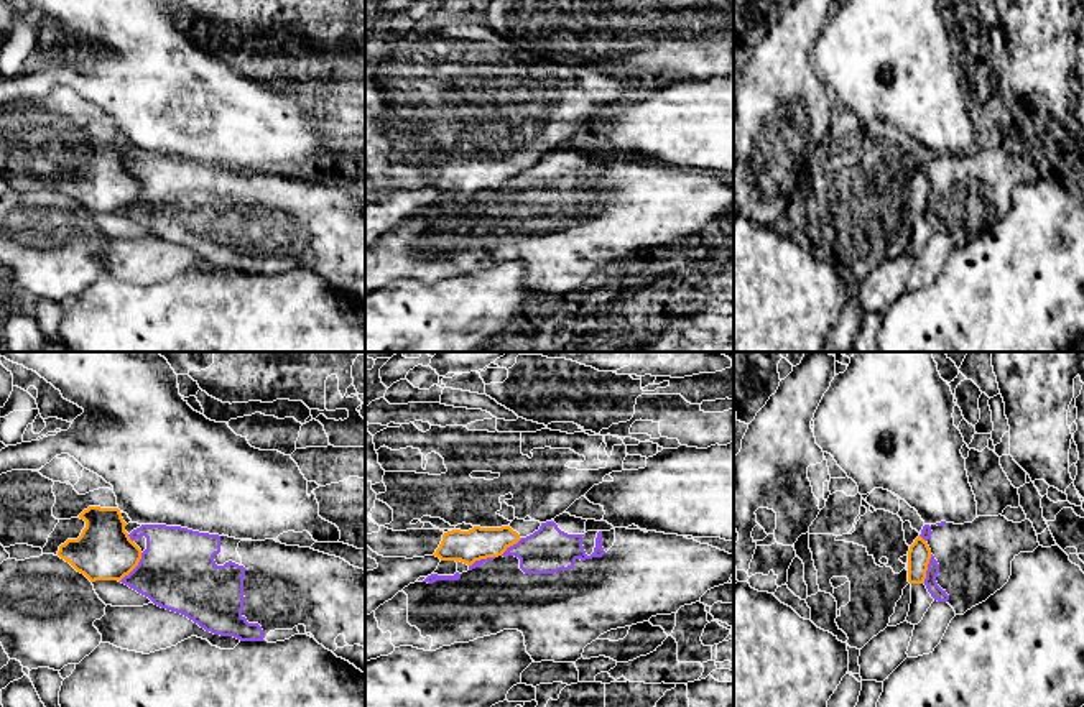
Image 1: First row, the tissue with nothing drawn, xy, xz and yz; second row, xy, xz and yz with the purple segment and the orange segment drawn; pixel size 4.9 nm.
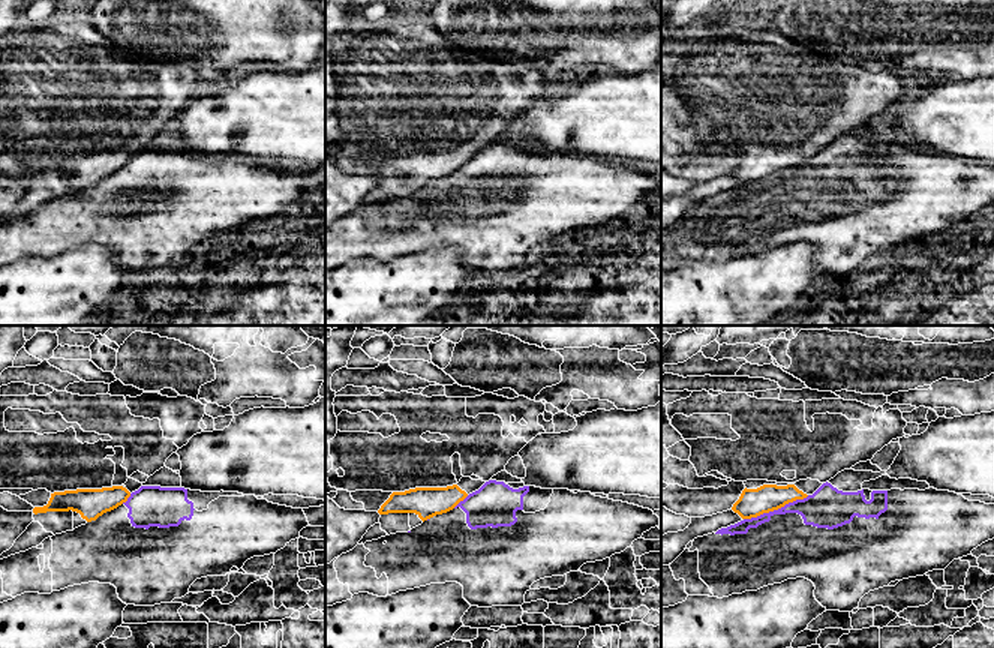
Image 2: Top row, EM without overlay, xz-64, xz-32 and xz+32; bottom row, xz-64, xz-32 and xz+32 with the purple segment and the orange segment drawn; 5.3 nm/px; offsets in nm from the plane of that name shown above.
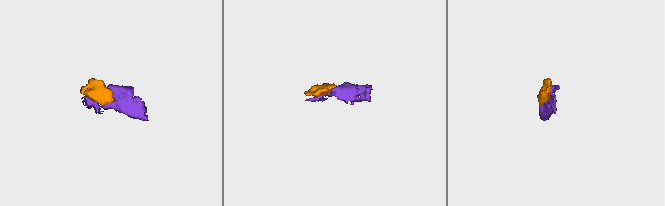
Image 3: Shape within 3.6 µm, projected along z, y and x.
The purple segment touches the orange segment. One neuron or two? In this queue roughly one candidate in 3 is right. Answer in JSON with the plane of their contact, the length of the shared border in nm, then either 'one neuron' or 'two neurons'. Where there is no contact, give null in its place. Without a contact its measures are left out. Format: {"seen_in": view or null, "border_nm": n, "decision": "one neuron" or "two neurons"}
{"seen_in": "xy", "border_nm": 180, "decision": "two neurons"}

